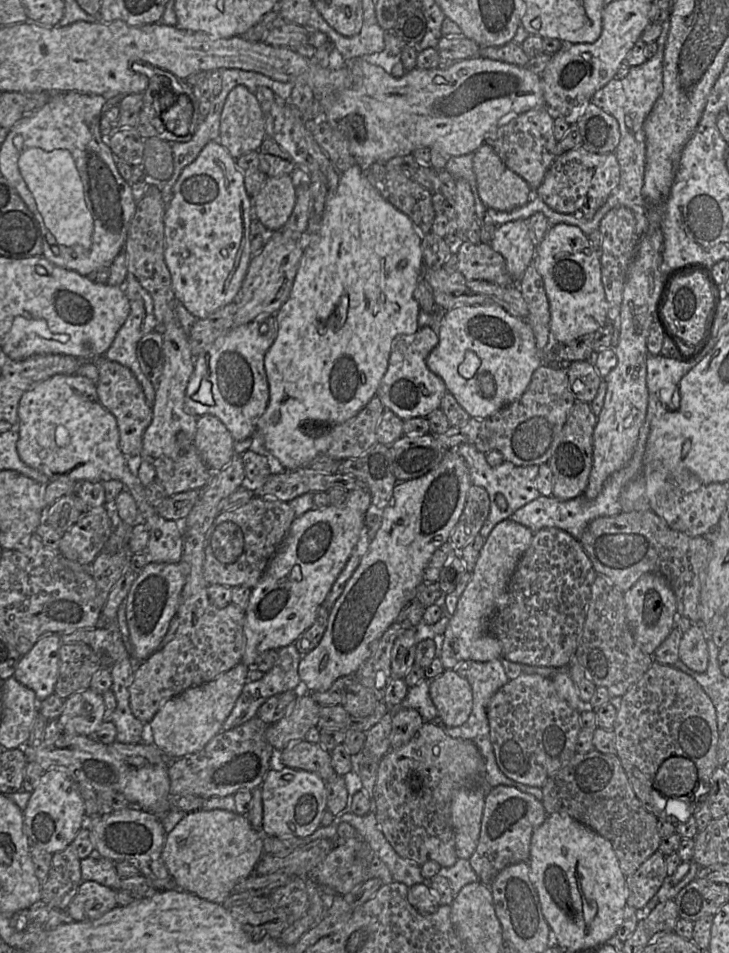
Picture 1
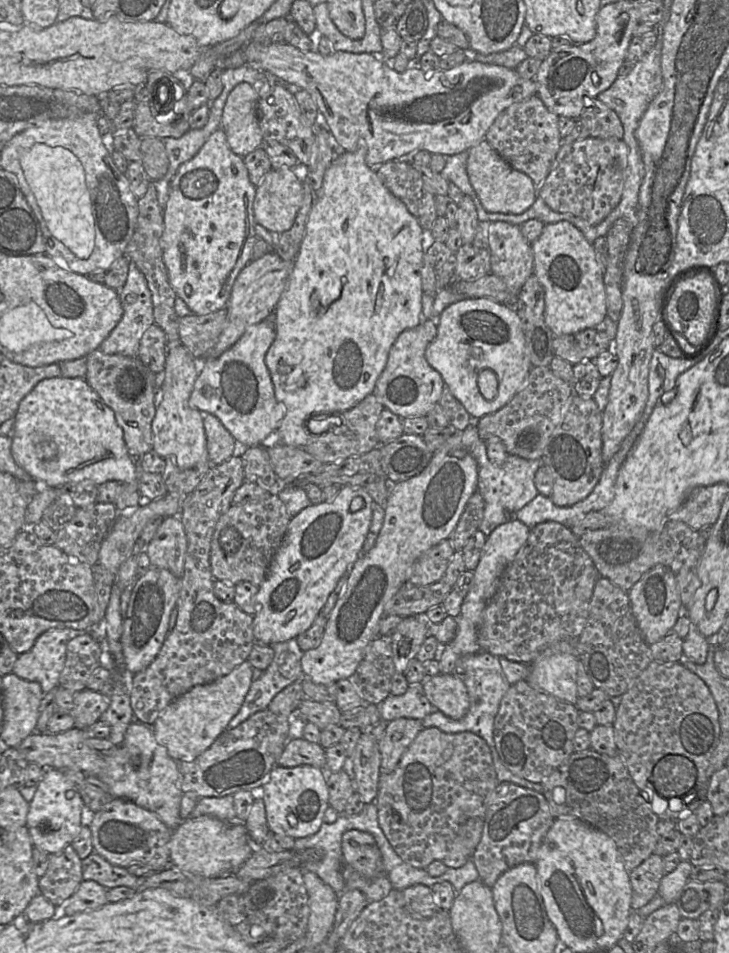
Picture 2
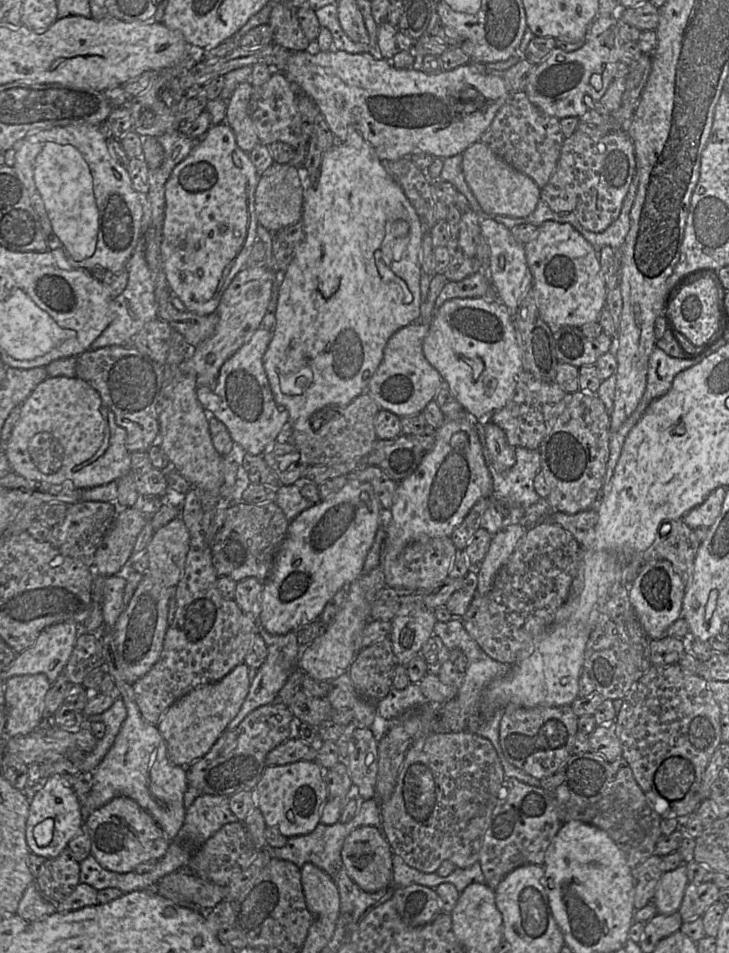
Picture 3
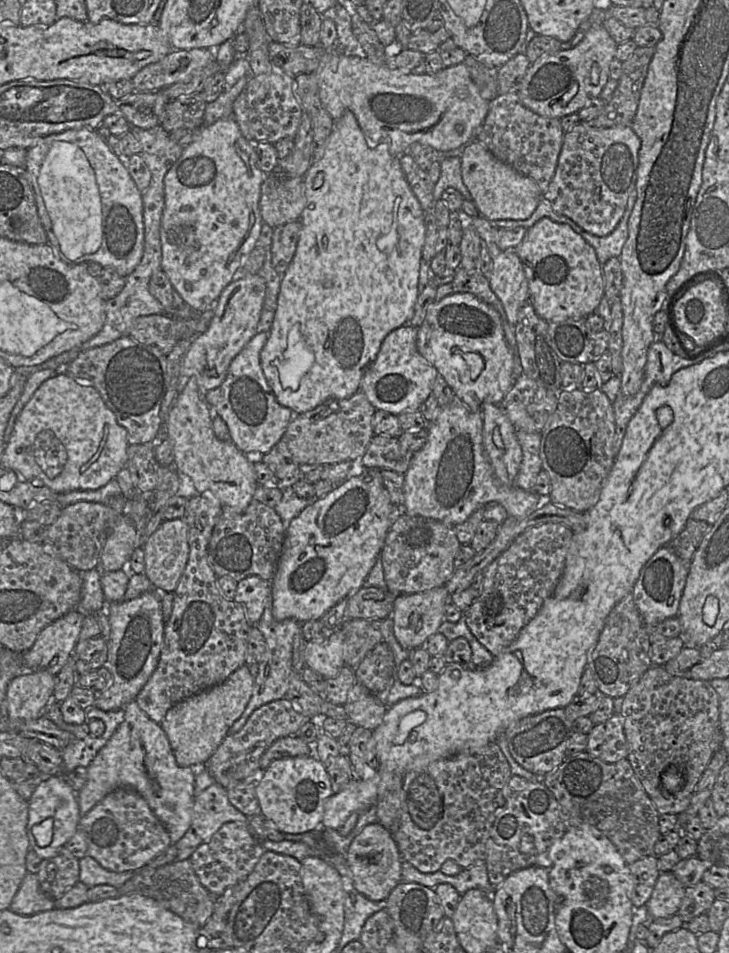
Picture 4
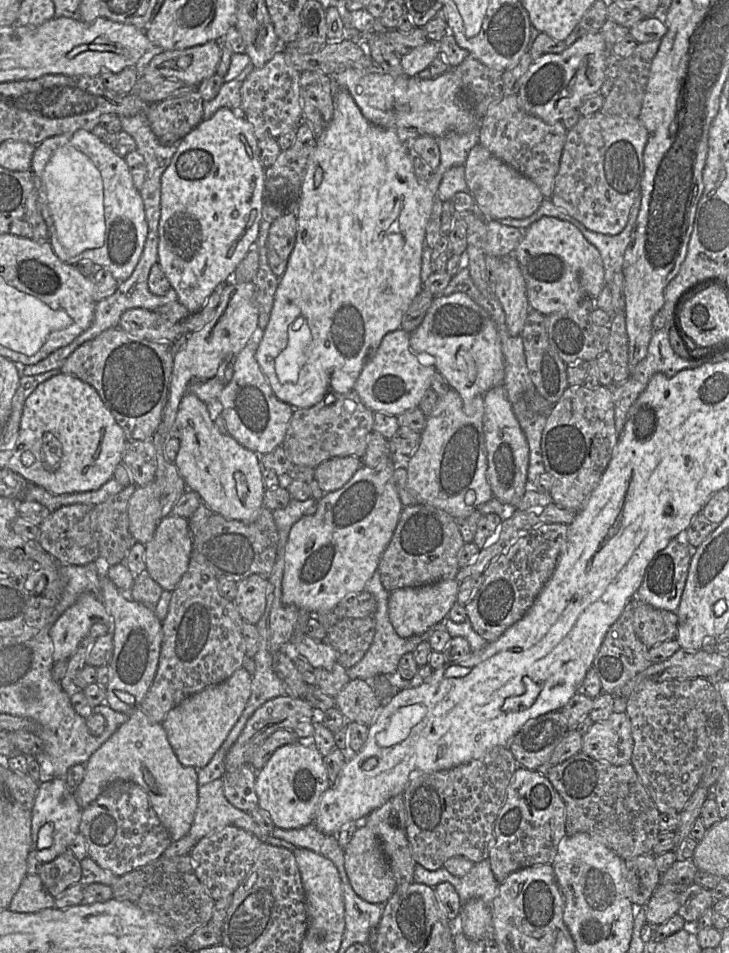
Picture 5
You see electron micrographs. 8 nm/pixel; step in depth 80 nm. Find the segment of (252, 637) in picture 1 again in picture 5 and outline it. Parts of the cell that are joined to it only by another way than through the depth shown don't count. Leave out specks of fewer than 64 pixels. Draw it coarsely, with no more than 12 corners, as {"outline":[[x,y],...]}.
{"outline":[[361,465],[291,528],[282,602],[312,615],[365,589],[404,506]]}

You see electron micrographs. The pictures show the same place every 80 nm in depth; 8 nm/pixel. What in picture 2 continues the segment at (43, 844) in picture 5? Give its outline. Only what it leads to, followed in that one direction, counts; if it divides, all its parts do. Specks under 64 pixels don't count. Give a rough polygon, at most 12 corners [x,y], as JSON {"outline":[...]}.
{"outline":[[48,768],[29,803],[34,847],[72,843],[89,811],[73,782]]}

